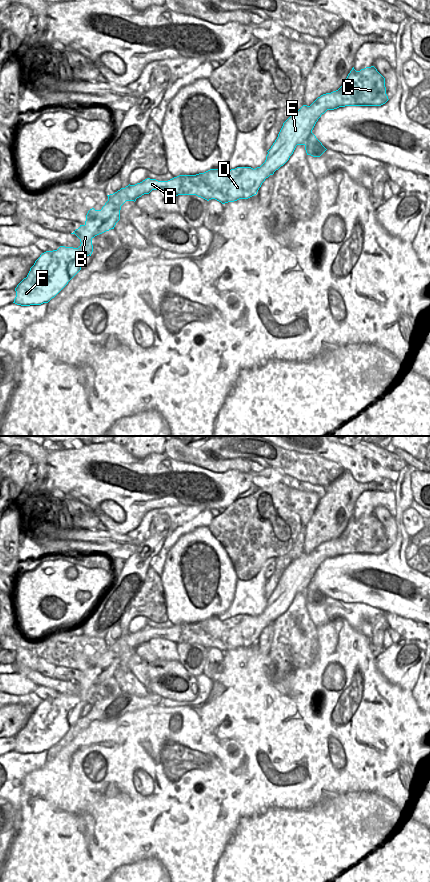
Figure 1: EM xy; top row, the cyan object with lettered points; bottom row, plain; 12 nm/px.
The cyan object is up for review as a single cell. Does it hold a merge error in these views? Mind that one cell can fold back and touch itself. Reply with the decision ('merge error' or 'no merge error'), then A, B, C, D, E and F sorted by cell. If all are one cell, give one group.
no merge error | A B C D E F

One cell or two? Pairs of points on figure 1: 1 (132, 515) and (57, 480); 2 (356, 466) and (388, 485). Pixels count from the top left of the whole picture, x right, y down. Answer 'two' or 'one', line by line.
1: one
2: two

